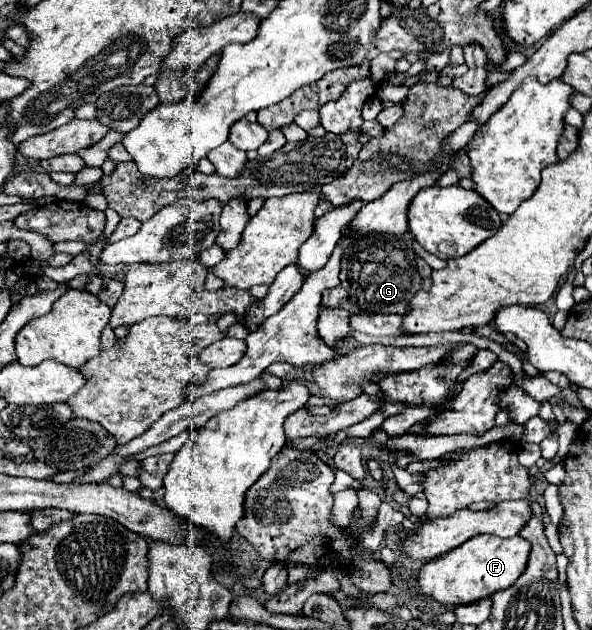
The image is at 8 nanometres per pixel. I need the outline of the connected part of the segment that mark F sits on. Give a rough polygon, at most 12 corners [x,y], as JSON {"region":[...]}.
{"region":[[476,535],[420,569],[448,607],[514,585],[530,545]]}

